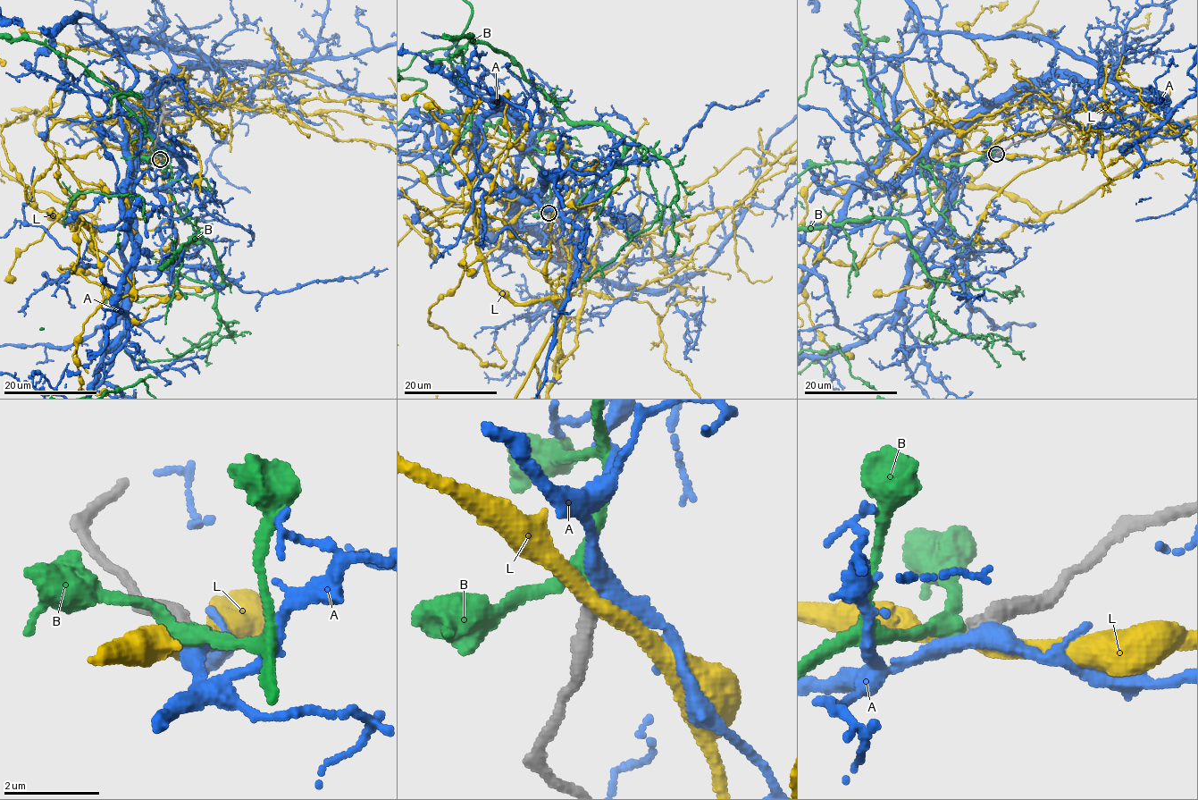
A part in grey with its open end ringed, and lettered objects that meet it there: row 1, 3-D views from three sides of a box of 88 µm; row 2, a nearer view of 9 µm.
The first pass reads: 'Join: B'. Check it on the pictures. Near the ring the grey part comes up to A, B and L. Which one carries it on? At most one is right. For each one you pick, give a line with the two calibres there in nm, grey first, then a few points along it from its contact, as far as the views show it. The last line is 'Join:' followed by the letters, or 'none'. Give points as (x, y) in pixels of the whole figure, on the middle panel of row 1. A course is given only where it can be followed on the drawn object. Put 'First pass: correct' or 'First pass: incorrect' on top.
First pass: correct
B: 360/320 nm
Join: B

